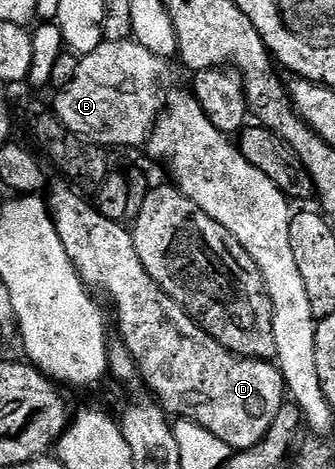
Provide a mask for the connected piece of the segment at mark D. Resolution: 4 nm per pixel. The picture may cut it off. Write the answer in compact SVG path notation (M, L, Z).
M58 179L62 181L51 180L48 185L48 204L50 206L50 218L56 227L56 235L60 235L60 243L64 243L64 251L68 251L68 259L76 267L76 271L80 275L80 279L91 290L106 293L108 300L114 304L114 317L118 320L118 333L121 344L126 346L130 352L130 358L138 364L138 371L141 380L146 380L150 384L153 396L159 405L166 410L171 418L191 421L200 427L204 427L208 431L212 431L212 435L216 435L216 439L220 439L229 447L231 451L243 450L255 447L256 443L260 443L268 435L269 429L272 427L273 420L276 419L277 412L280 411L282 405L287 400L286 381L282 377L282 373L277 364L270 359L259 359L256 357L238 357L232 351L228 351L220 343L216 343L216 339L212 339L212 335L208 335L202 328L196 324L194 318L188 316L175 301L171 299L165 291L158 286L152 279L152 275L148 275L148 271L144 267L144 263L140 263L140 255L136 255L136 243L134 242L133 232L122 221L113 221L104 215L100 215L100 211L93 204L90 205L73 189L75 186L69 180Z

